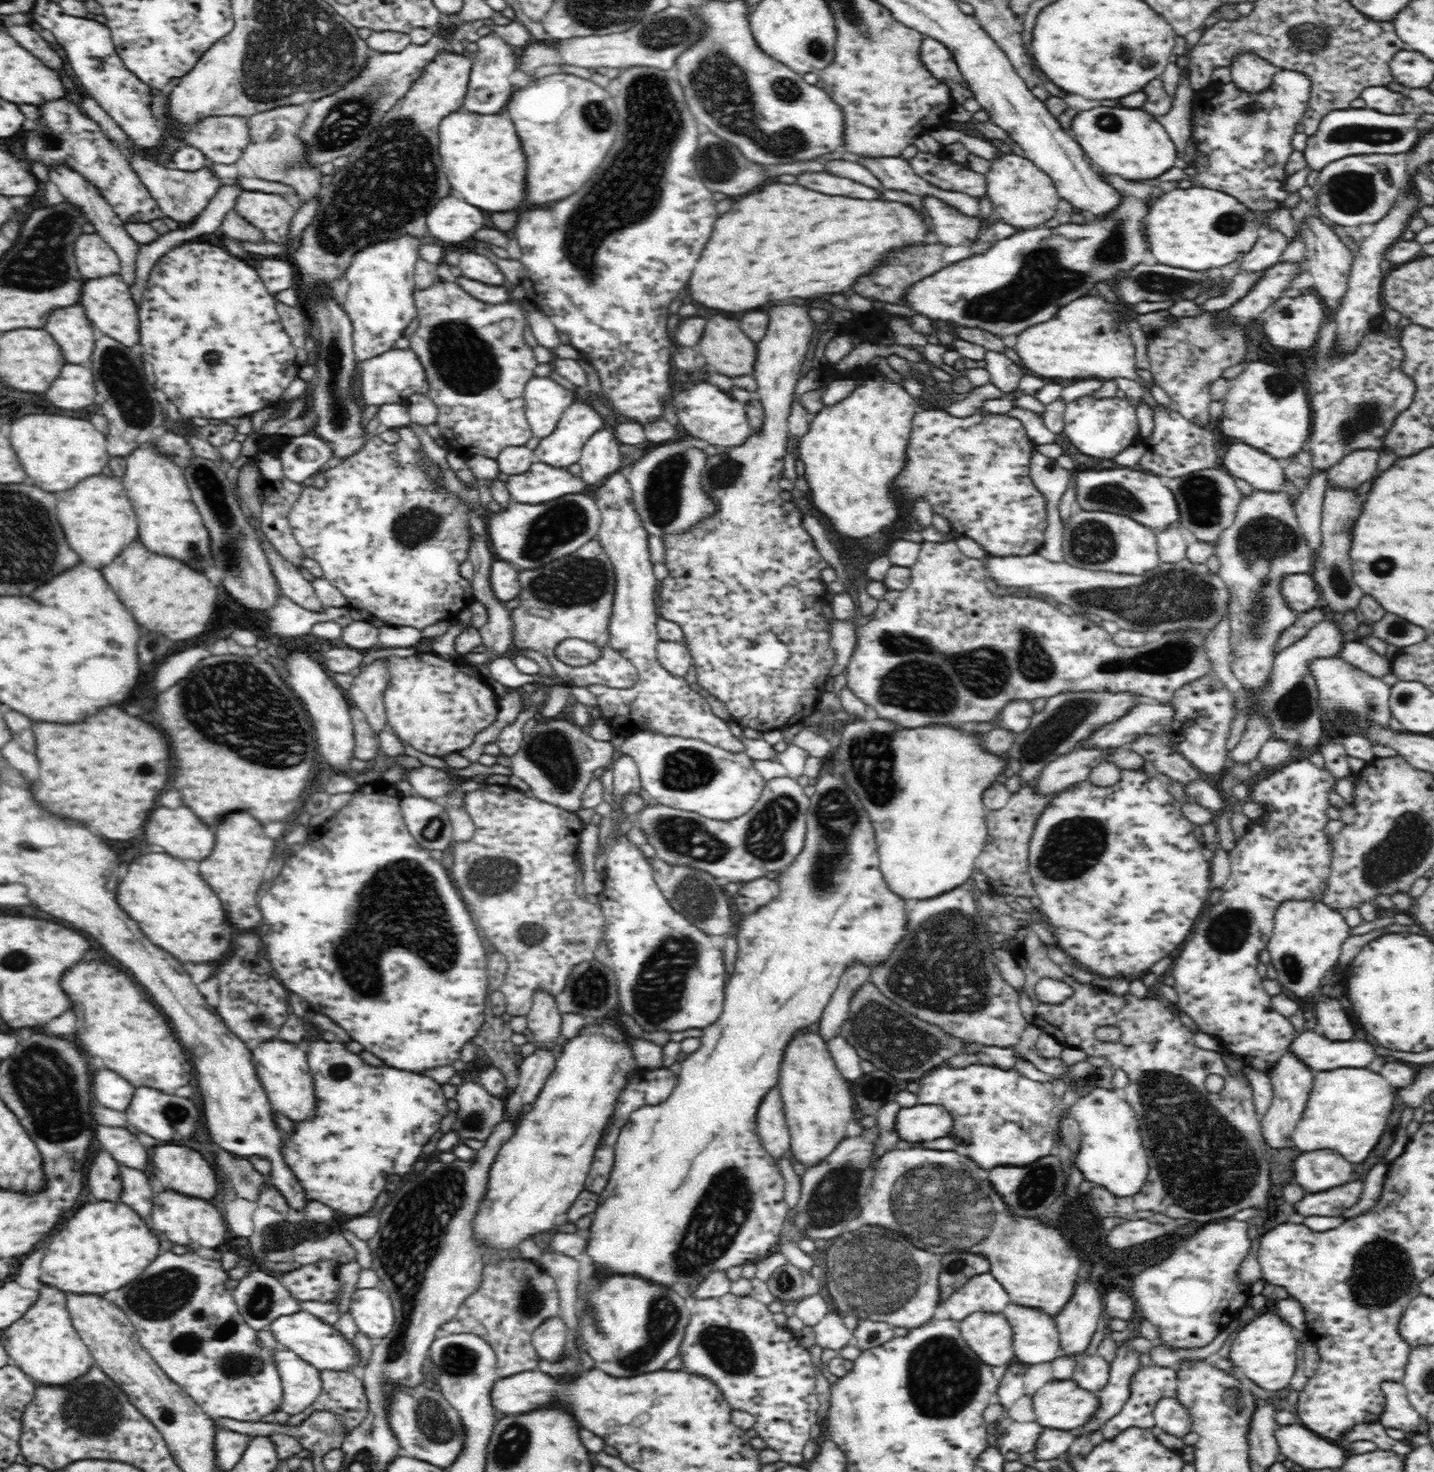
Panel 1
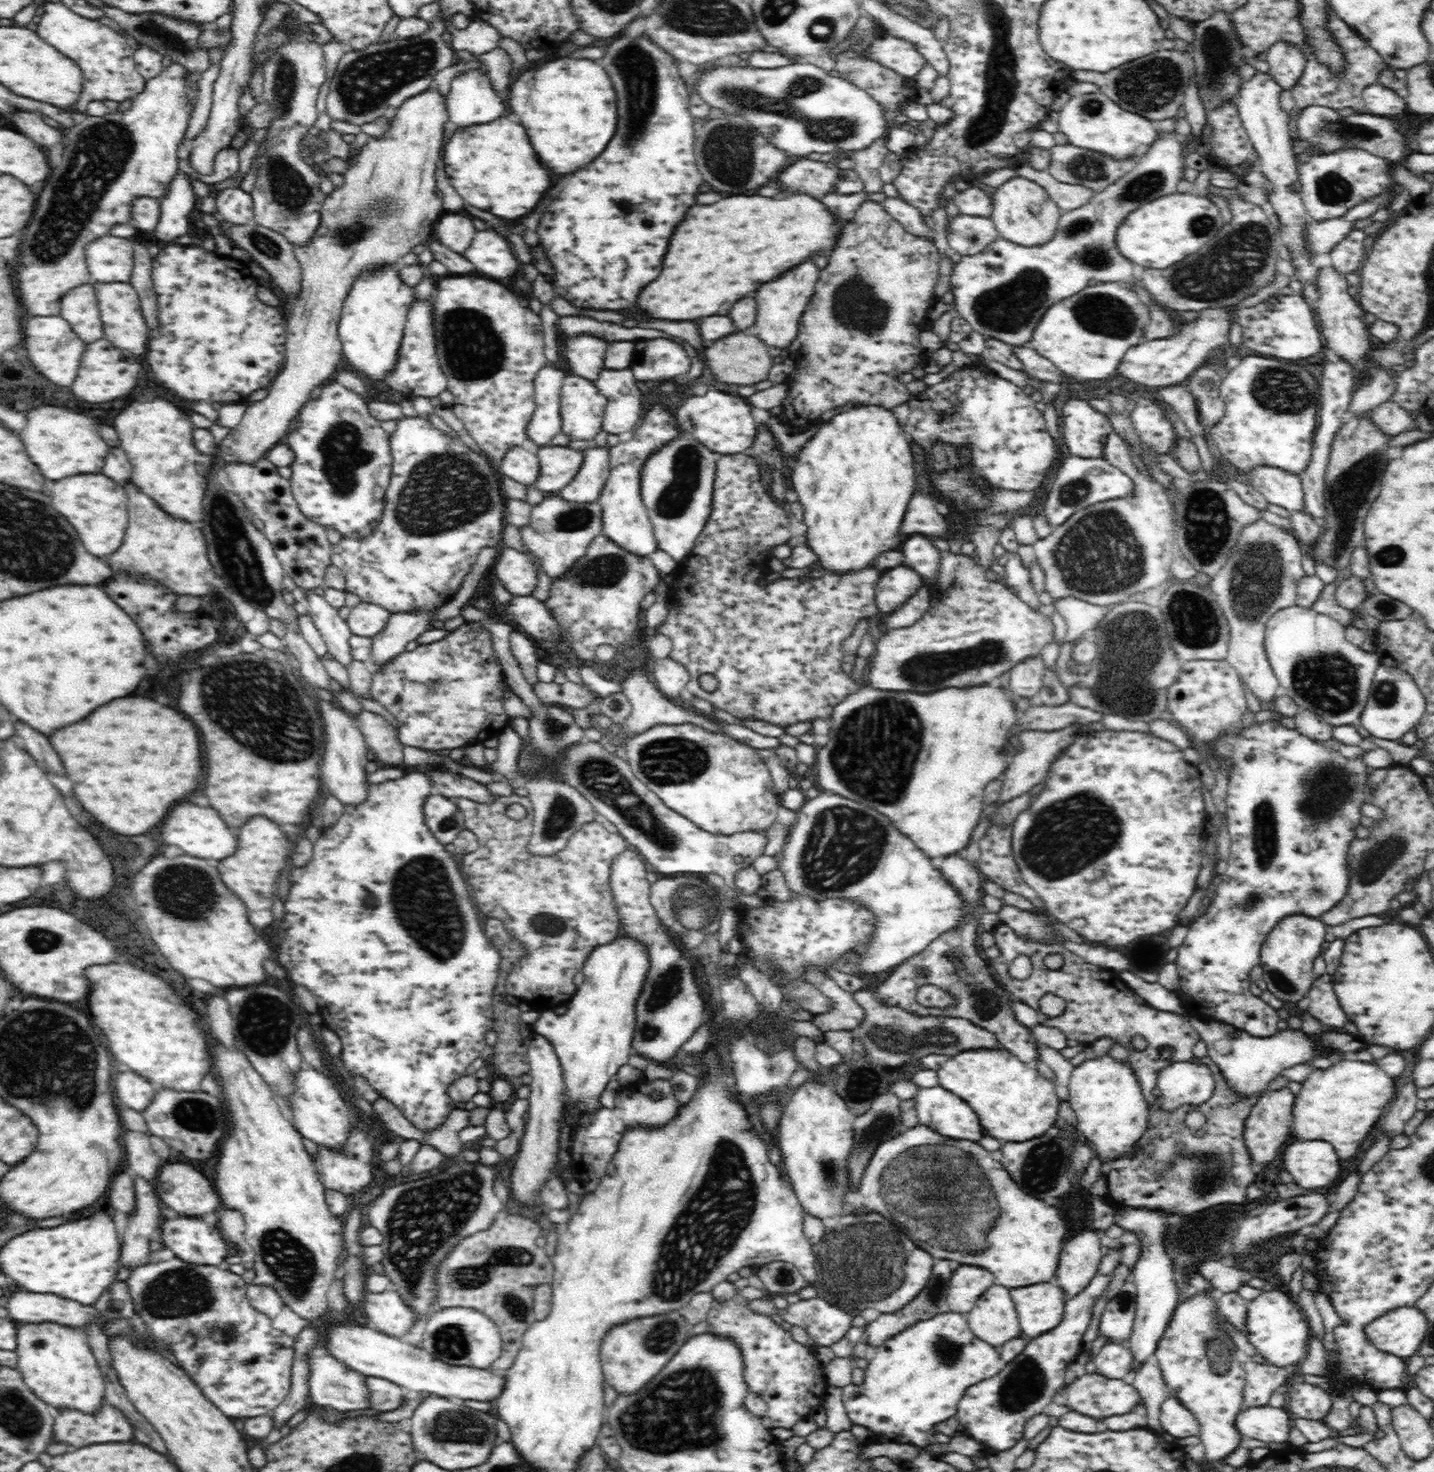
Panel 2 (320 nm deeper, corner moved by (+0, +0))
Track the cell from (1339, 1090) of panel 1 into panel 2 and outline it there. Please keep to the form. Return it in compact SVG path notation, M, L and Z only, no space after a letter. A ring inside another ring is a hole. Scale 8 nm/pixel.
M1340 1060L1328 1068L1315 1069L1302 1083L1302 1090L1295 1095L1292 1110L1291 1130L1298 1140L1324 1140L1330 1142L1342 1160L1352 1158L1360 1150L1360 1140L1364 1142L1368 1134L1374 1130L1376 1122L1384 1114L1384 1108L1395 1097L1394 1080L1382 1068L1366 1064L1366 1061Z

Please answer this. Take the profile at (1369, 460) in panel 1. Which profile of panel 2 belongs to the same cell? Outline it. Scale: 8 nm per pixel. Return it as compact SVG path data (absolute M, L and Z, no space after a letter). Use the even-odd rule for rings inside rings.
M1389 400L1375 408L1368 419L1375 426L1375 430L1386 437L1398 436L1398 434L1402 434L1414 426L1411 416Z

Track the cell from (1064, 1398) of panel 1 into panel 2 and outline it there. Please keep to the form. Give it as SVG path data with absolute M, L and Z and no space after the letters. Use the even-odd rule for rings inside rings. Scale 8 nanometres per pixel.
M1098 1373L1084 1374L1064 1386L1058 1394L1064 1398L1067 1410L1082 1416L1102 1420L1112 1414L1126 1414L1140 1398L1132 1385L1120 1380L1106 1378Z

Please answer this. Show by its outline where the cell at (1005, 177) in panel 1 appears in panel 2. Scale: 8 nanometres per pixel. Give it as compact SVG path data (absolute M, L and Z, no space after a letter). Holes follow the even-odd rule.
M1010 177L1000 186L990 191L992 210L989 217L996 225L1000 236L1016 244L1034 246L1049 241L1062 213L1058 203L1050 197L1048 191L1028 177Z

